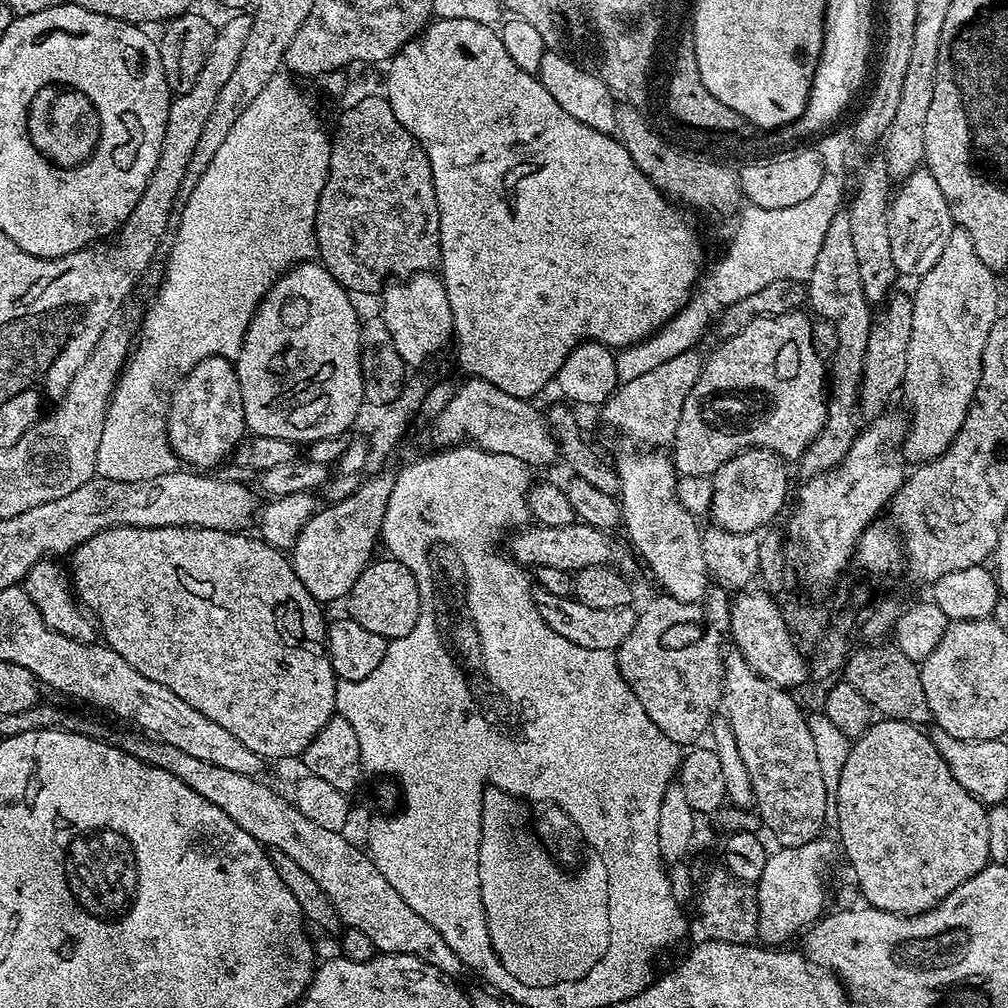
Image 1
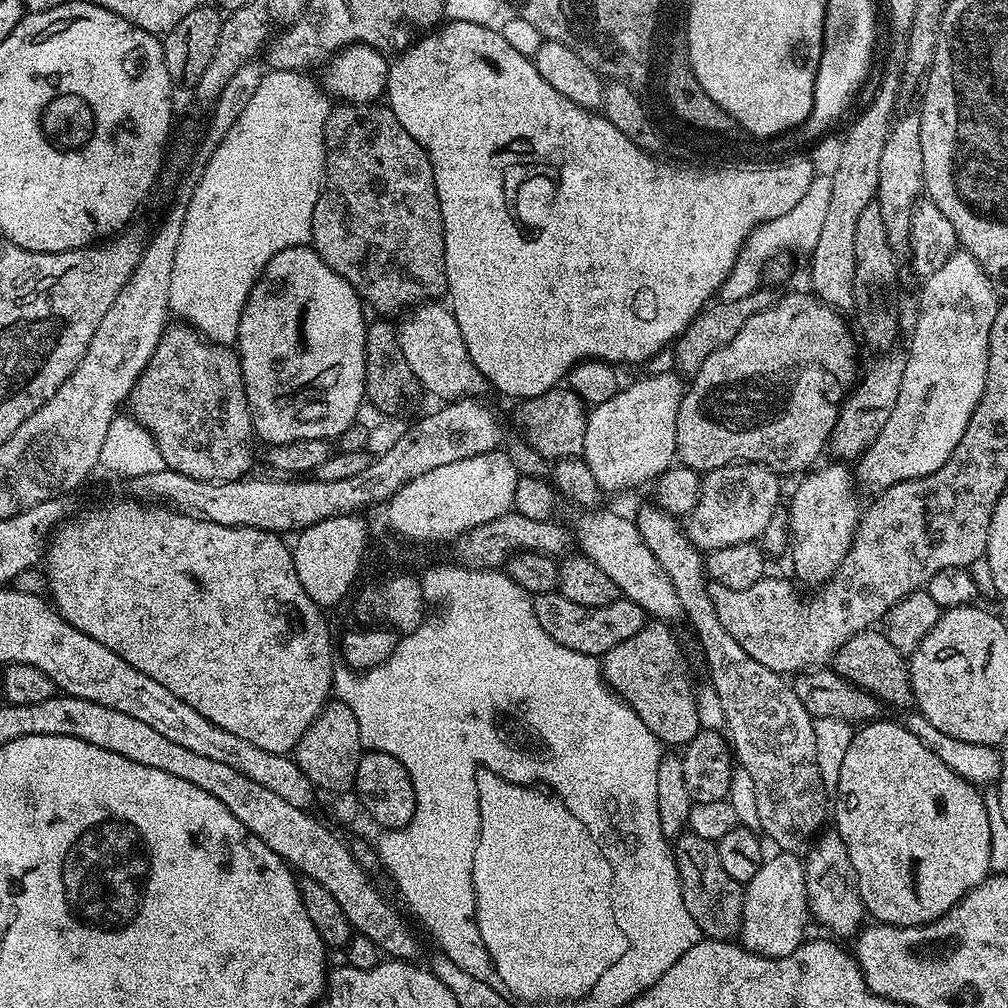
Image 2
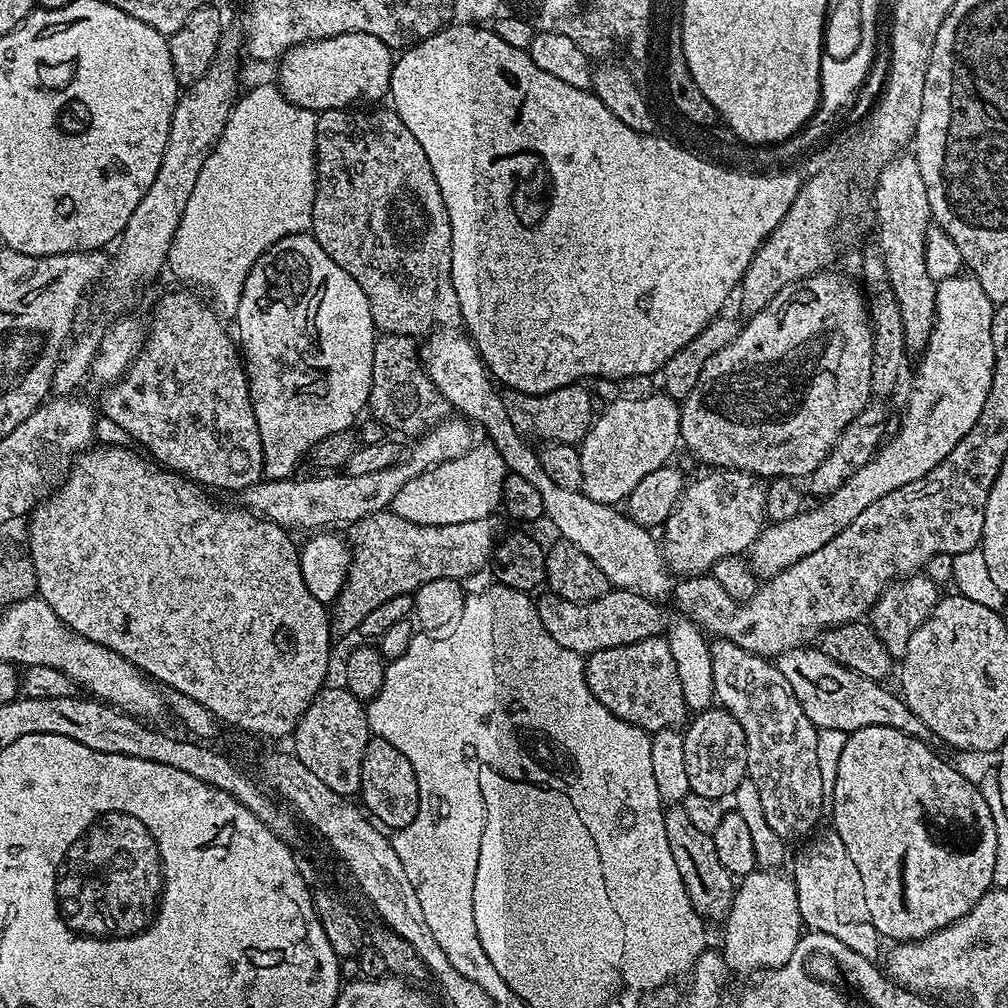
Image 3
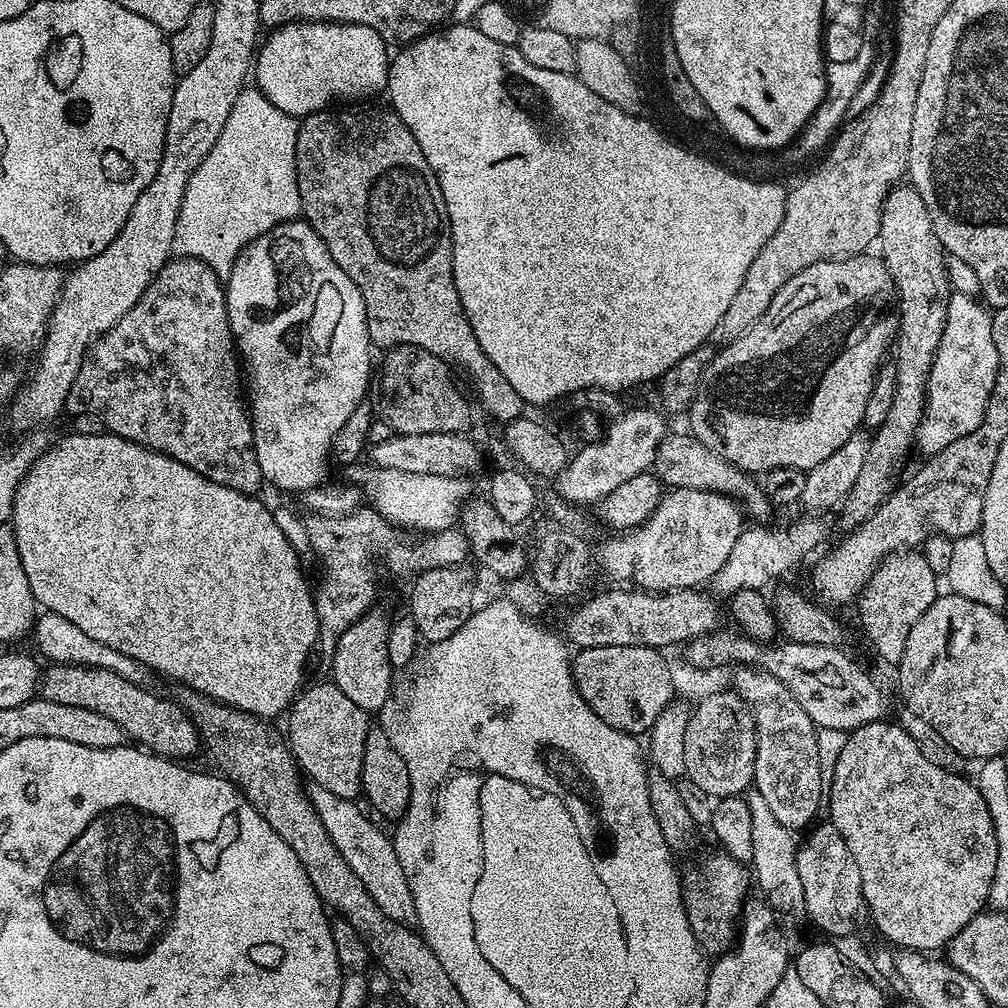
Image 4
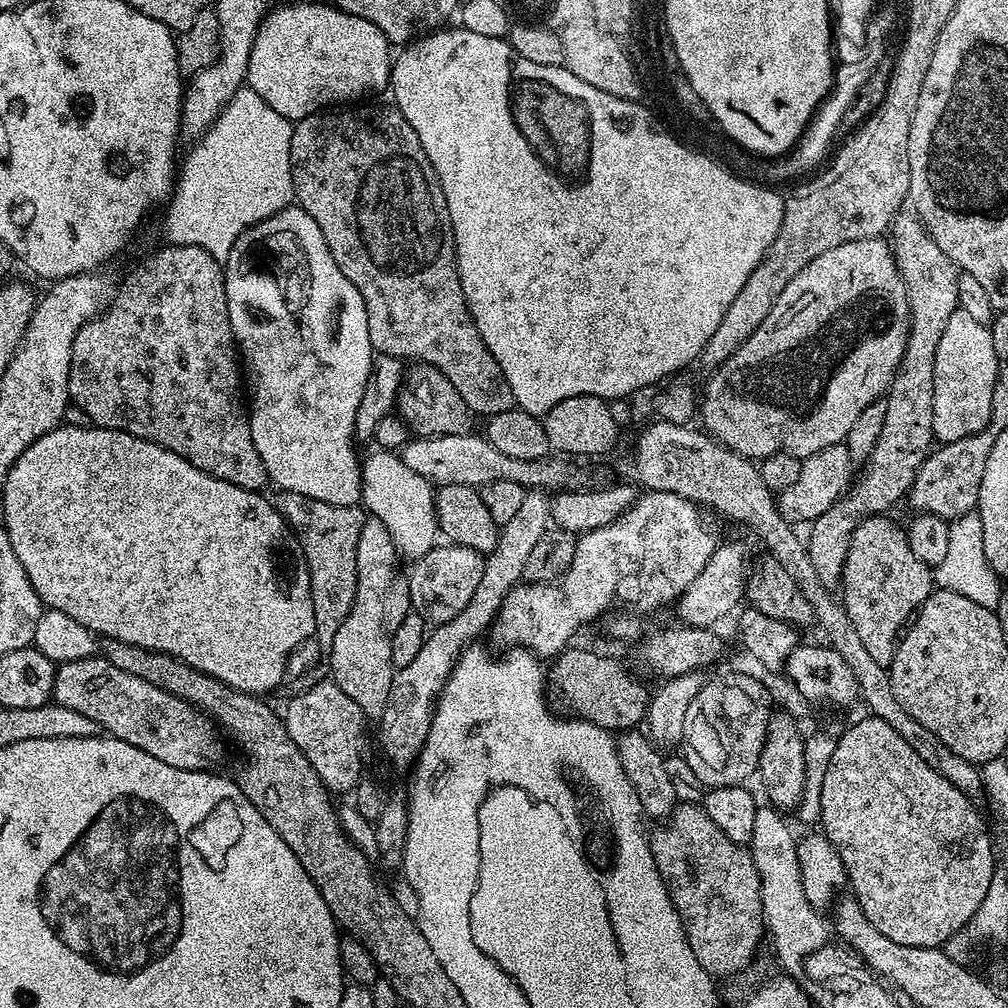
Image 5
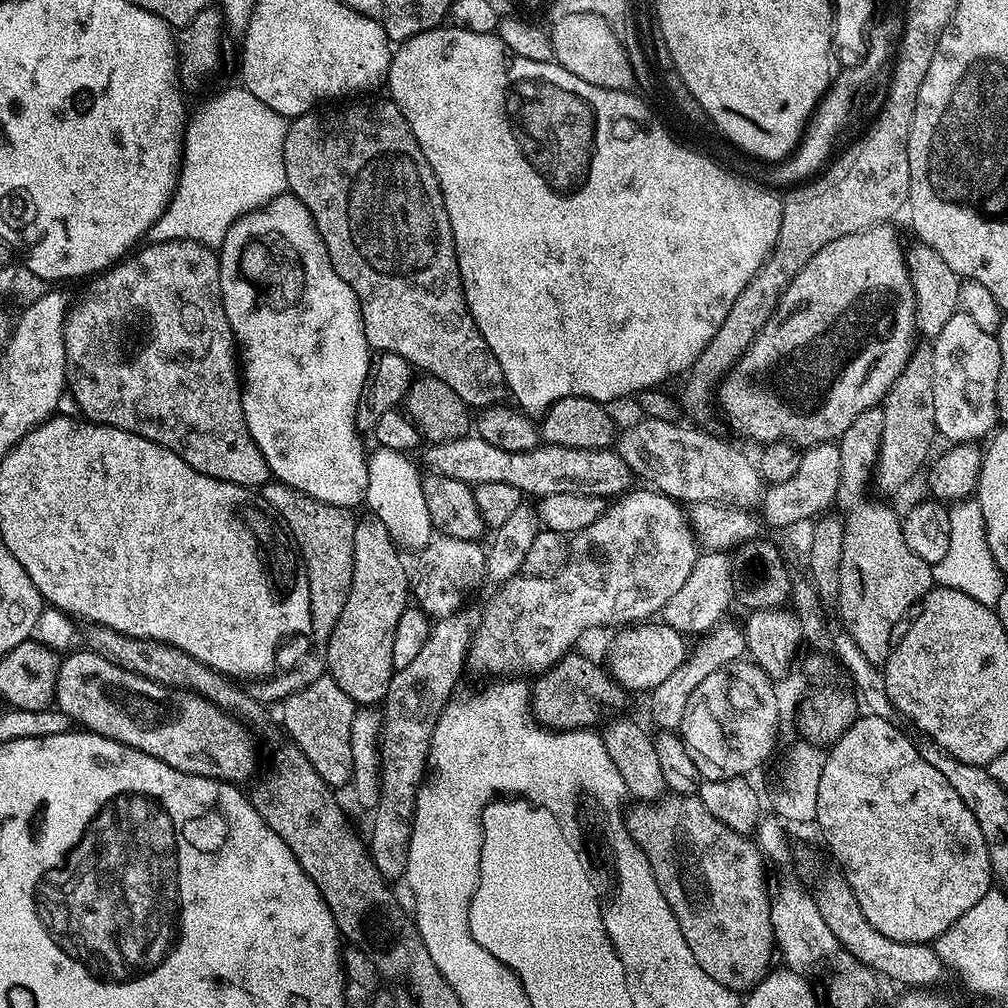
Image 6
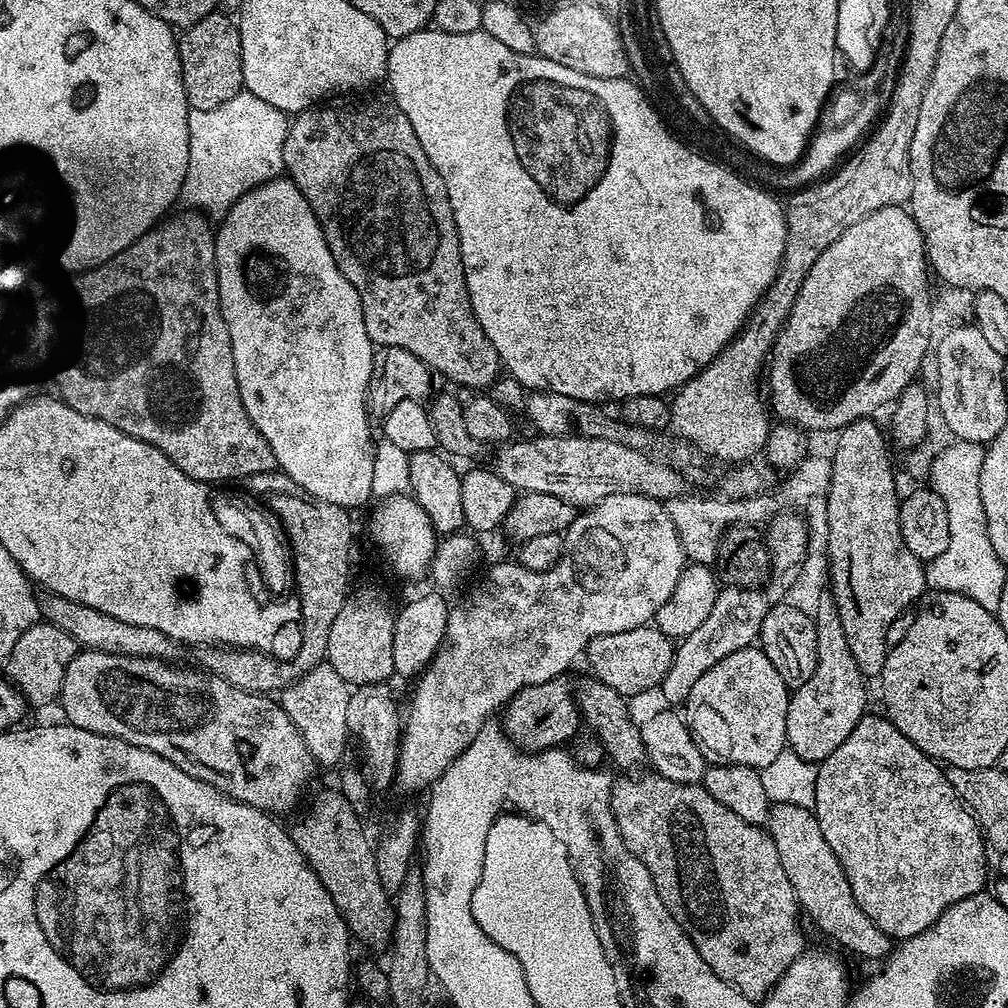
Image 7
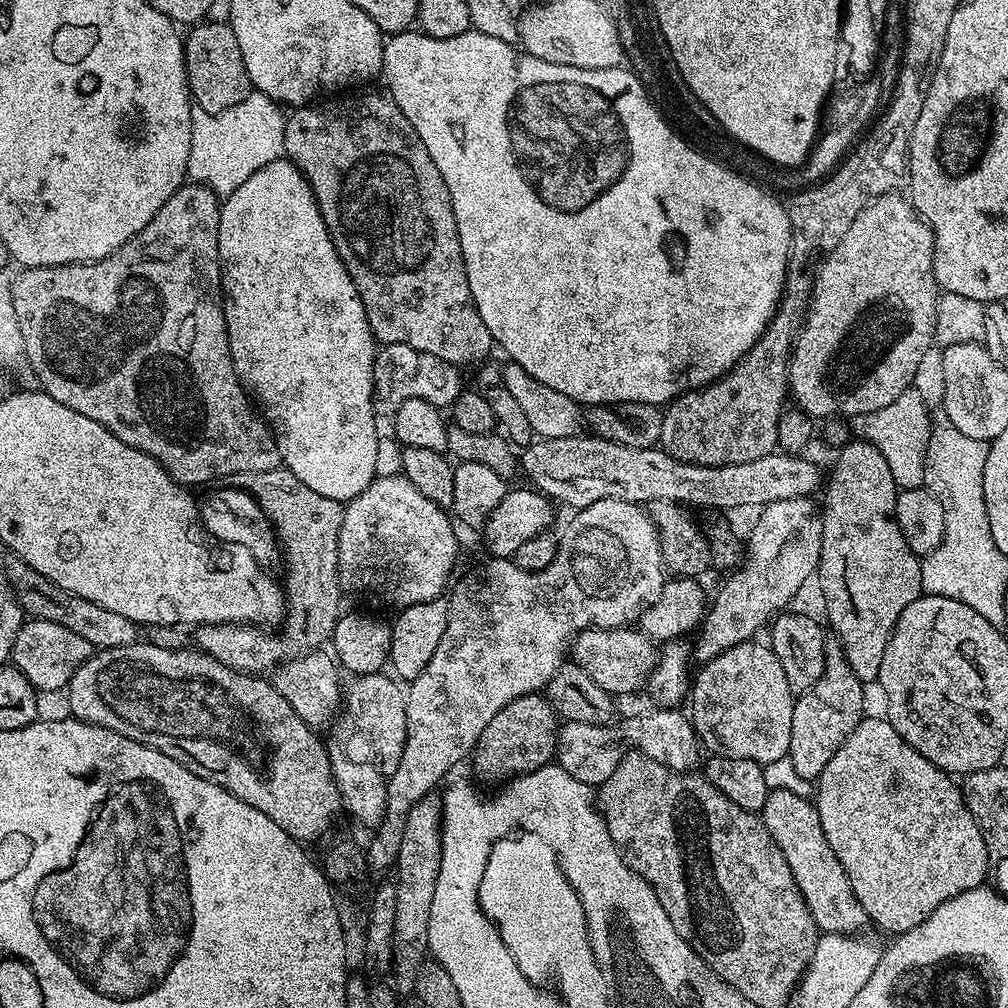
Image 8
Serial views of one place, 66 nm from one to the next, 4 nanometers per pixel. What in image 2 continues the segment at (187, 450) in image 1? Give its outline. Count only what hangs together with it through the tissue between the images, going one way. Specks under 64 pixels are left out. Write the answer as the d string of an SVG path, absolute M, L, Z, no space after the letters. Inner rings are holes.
M180 322L177 325L177 328L172 328L173 326L165 327L164 334L161 336L154 354L148 359L148 364L144 367L144 371L140 373L140 379L136 381L131 394L128 395L126 401L127 411L132 419L140 423L152 435L158 450L162 454L164 467L167 471L186 474L195 480L243 480L251 473L248 471L252 468L252 440L254 441L254 433L252 431L250 406L246 402L246 390L244 389L239 355L231 347L212 343L211 340L201 336L195 328L187 323Z

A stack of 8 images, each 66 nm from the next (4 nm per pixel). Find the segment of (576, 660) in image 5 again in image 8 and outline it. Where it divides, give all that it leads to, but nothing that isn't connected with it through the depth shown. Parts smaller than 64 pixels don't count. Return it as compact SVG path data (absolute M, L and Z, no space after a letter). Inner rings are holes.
M531 692L514 698L486 725L470 757L470 765L480 776L515 778L553 763L558 752L558 717L547 695Z

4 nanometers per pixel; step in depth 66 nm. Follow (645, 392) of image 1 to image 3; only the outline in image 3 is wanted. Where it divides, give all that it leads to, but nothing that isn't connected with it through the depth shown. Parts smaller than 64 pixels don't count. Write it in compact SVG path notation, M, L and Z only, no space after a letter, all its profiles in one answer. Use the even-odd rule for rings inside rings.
M657 394L641 400L621 398L607 403L604 408L602 414L593 419L578 446L583 472L580 490L596 502L616 506L627 501L646 474L654 474L654 470L665 467L676 447L681 447L680 404Z

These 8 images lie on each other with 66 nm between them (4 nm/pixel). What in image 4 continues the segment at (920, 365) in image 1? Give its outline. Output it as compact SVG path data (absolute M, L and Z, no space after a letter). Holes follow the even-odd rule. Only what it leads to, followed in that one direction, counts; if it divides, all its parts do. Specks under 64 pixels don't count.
M952 292L948 297L946 330L942 330L942 342L938 342L938 354L928 379L924 420L916 431L915 447L921 448L925 457L941 452L950 442L958 442L958 438L966 438L978 430L997 374L998 346L994 346L992 312L977 297ZM804 514L801 520L793 522L789 528L764 528L768 526L745 527L730 556L720 570L710 581L724 595L731 598L738 590L743 588L763 589L767 580L774 580L782 575L787 568L798 563L803 556L808 556L824 540L824 524L819 515Z

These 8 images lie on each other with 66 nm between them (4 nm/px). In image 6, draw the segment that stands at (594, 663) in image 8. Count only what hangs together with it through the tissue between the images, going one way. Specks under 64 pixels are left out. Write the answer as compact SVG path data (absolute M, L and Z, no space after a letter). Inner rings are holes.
M642 622L619 629L609 648L606 670L621 688L634 692L651 692L674 674L688 653L683 633L663 622Z

